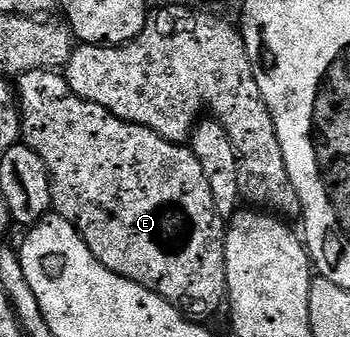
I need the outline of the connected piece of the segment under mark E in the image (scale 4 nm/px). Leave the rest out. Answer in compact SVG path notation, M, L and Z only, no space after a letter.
M36 70L20 75L21 90L19 86L19 109L21 112L21 137L24 145L30 146L45 162L51 184L51 196L53 197L52 209L63 220L67 220L83 236L87 248L98 260L111 272L155 292L161 298L175 307L179 313L190 320L209 320L217 309L222 309L226 301L225 292L225 232L226 223L215 212L215 200L211 200L211 188L207 185L207 176L203 176L203 168L199 160L195 160L193 151L188 145L169 142L163 136L156 134L151 128L140 126L134 122L124 122L119 116L107 112L94 102L88 102L70 94L69 85L64 77L55 70Z

